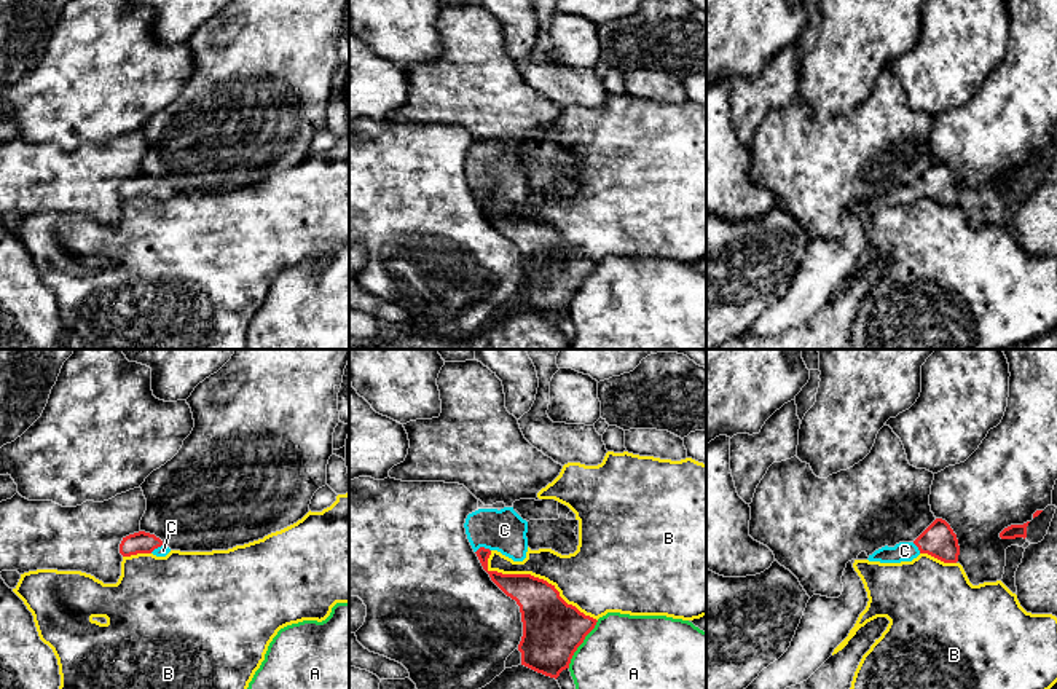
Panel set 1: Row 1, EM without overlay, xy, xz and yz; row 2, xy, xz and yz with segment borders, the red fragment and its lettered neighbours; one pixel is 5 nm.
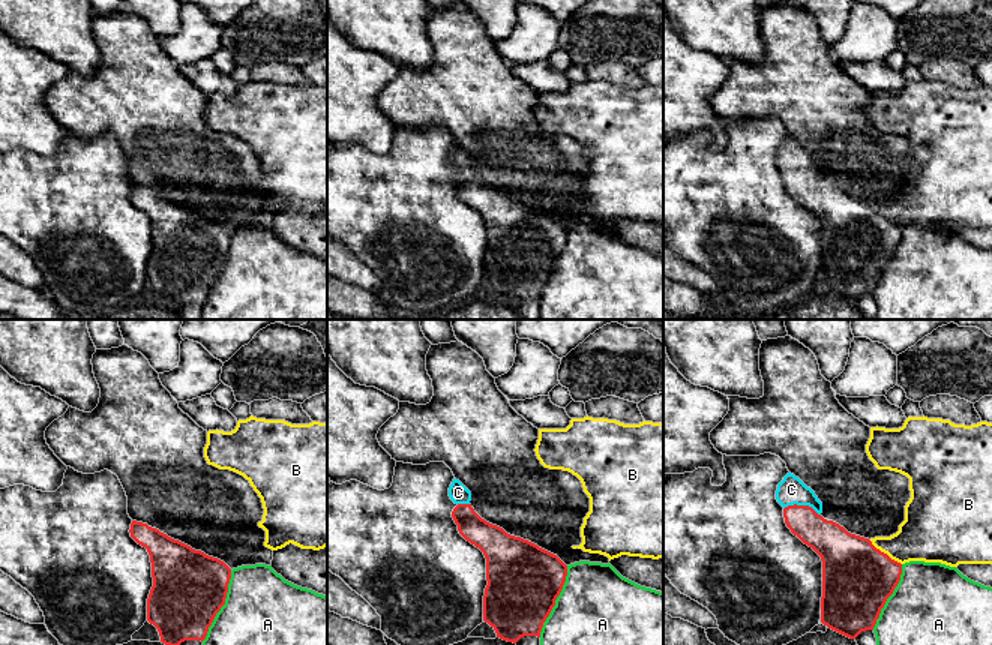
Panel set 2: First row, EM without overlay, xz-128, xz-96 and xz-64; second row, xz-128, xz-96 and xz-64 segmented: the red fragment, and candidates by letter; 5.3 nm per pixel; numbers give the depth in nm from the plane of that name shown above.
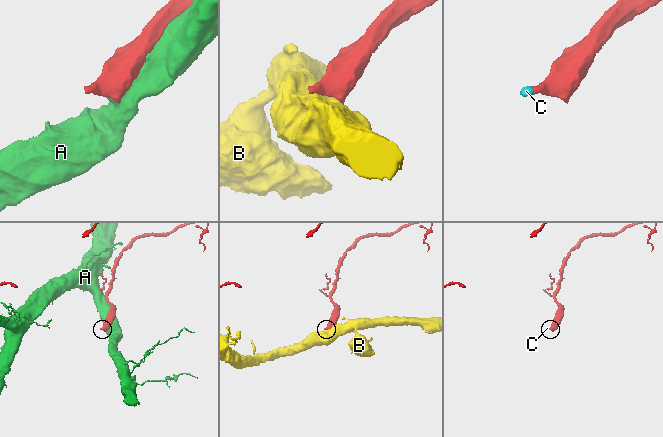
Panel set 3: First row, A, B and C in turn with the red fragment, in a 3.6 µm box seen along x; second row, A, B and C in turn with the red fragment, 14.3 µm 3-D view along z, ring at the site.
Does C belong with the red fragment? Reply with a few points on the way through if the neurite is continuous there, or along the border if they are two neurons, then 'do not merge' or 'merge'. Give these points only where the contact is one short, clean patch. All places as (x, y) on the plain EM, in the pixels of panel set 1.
way xz (514, 228), (485, 211), (482, 190), (499, 173), (504, 173); merge

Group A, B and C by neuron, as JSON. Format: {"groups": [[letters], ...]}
{"groups": [["A"], ["B"], ["C"]]}

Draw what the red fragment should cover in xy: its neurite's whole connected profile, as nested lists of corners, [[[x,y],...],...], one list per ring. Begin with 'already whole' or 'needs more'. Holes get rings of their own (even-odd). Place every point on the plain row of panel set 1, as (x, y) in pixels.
needs more; [[[139,174],[123,180],[120,187],[120,196],[123,199],[131,199],[137,196],[153,196],[156,199],[166,199],[171,195],[169,190],[163,187],[155,177]]]

